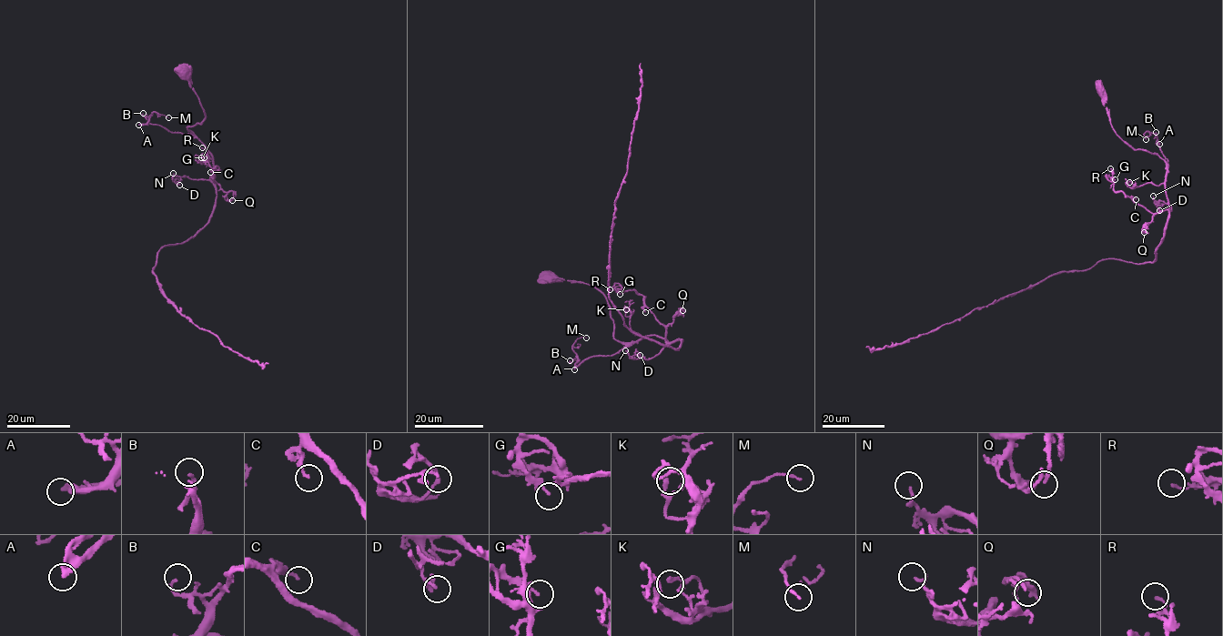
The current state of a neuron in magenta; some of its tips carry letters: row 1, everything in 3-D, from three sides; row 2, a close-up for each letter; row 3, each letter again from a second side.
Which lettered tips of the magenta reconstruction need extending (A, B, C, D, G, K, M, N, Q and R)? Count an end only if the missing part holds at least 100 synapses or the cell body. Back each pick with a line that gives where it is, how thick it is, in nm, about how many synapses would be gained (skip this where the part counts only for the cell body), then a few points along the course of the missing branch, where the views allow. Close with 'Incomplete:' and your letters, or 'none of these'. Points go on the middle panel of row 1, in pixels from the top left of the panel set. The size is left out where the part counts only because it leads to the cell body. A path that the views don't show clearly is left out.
Incomplete: none of these

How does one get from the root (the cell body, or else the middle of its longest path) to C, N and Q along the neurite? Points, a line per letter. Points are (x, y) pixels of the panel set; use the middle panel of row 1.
C: (551, 279), (586, 283), (603, 295), (617, 340), (649, 335), (667, 341), (665, 327), (645, 307), (645, 312)
N: (551, 279), (586, 283), (603, 295), (617, 340), (649, 335), (668, 341), (648, 358), (631, 358), (625, 350)
Q: (551, 279), (586, 283), (603, 295), (613, 337), (621, 342), (649, 335), (666, 341), (666, 328), (682, 310)

